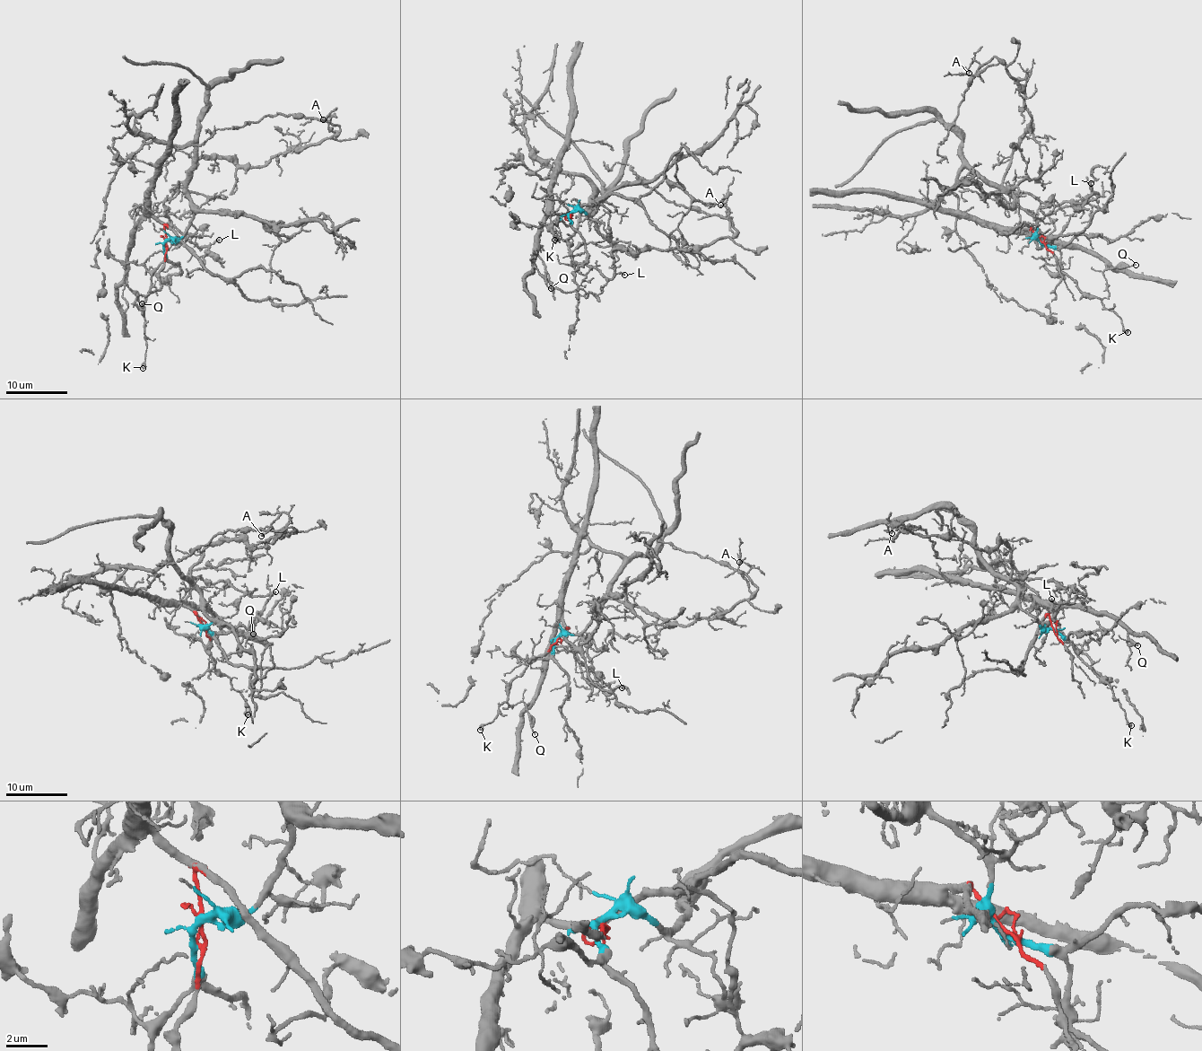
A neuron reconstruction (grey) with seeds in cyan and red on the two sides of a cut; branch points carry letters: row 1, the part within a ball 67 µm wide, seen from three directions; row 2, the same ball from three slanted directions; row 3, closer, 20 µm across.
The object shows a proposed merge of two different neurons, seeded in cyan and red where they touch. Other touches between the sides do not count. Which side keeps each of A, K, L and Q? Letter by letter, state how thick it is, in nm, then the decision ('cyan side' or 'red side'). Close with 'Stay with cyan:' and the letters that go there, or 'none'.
A: 120 nm | cyan side
K: 150 nm | cyan side
L: 170 nm | cyan side
Q: 90 nm | red side
Stay with cyan: A, K, L

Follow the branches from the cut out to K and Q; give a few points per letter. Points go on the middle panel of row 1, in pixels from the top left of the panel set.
K: (570, 214), (570, 223), (560, 218), (552, 224), (552, 233), (557, 240), (556, 236), (555, 240)
Q: (570, 214), (553, 213), (545, 219), (538, 237), (538, 251), (533, 269), (544, 277), (545, 284), (550, 289)

